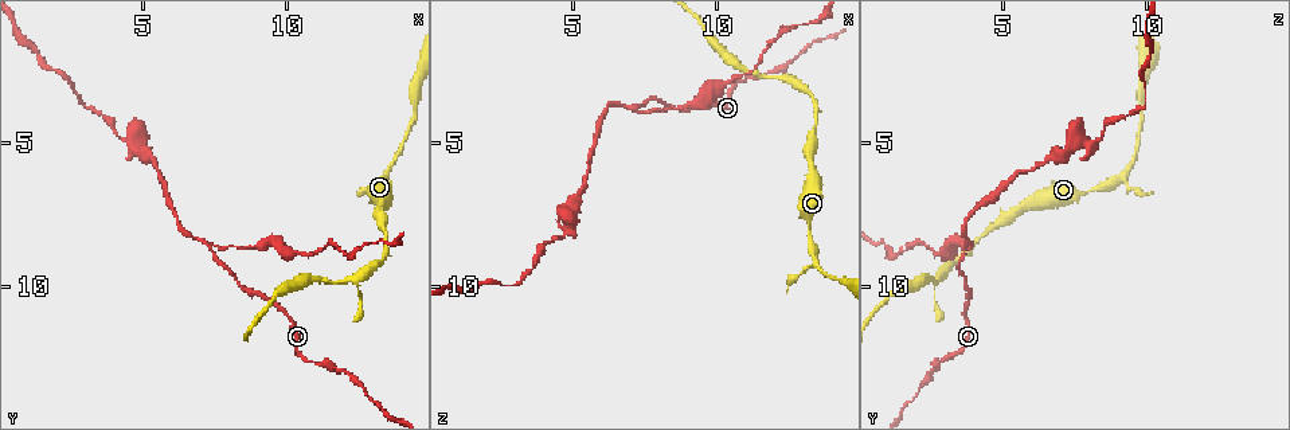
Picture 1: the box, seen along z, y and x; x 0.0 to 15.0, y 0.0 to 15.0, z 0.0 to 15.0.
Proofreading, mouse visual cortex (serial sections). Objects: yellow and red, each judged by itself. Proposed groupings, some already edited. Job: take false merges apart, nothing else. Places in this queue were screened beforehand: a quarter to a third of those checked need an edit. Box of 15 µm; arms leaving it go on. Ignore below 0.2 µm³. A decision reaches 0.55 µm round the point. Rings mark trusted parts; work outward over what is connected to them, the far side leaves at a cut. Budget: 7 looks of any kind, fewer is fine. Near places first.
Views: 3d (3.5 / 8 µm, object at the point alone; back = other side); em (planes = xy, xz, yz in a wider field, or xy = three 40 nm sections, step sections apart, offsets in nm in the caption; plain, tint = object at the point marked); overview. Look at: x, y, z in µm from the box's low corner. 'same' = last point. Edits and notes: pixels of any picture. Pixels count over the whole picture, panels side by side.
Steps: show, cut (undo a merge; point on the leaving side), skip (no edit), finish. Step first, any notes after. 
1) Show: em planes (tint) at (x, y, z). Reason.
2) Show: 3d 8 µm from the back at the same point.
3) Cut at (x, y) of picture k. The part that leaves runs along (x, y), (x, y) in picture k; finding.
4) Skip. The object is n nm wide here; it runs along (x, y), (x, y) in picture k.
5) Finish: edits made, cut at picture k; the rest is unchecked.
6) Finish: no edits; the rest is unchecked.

Show: 3d 3.5 µm at (12.0, 13.1, 2.4). Thin neck.

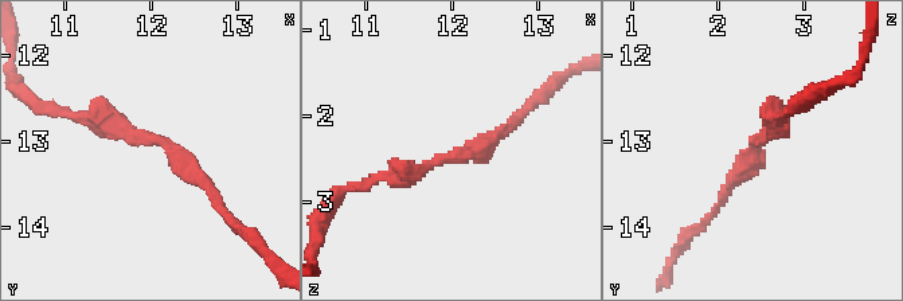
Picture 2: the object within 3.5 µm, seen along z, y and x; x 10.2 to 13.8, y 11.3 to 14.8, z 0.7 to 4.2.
Show: em planes (tint) at (12.05, 13.00, 2.45). The arms are 200, 200 nm wide.

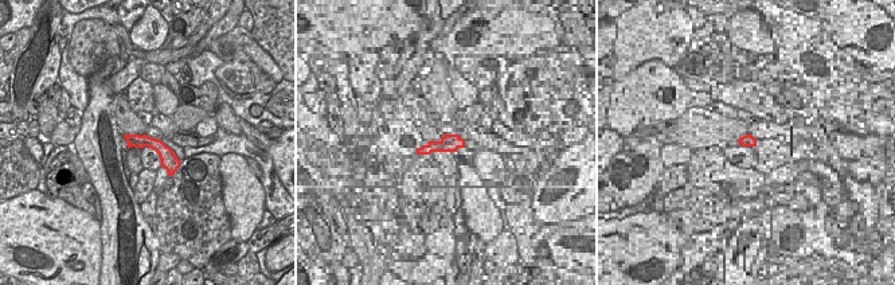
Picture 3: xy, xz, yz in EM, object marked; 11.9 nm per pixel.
Show: em xy step 3 (tint) at the same point.

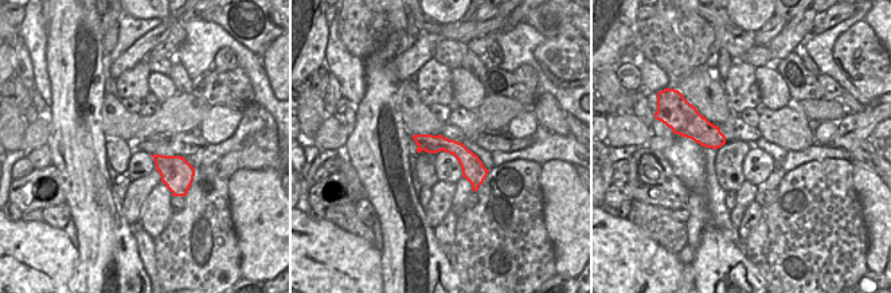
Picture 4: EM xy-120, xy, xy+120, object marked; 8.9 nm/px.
Skip. It runs along (417, 137), (453, 147), (475, 187) in picture 4; continuous, no second cell.

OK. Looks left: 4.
Show: 3d 3.5 µm at (11.5, 9.8, 2.6). Narrows sharply.

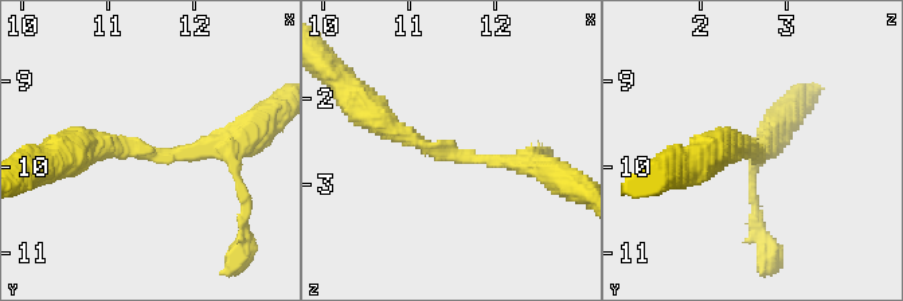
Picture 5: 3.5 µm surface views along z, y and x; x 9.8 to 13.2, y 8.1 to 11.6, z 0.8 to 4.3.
Show: em xy step 1 (tint) at (11.50, 9.80, 2.65). The arms are 250, 250 nm wide; need the tissue.

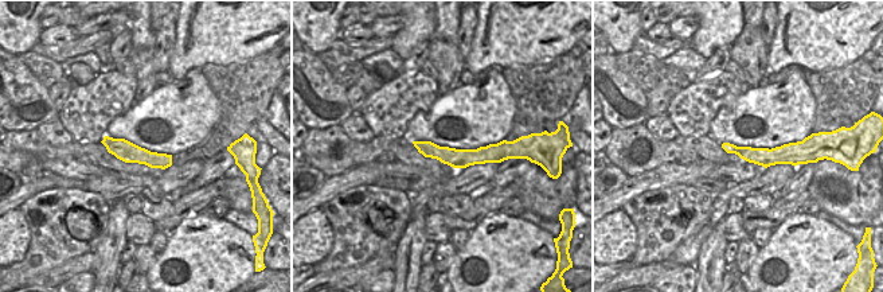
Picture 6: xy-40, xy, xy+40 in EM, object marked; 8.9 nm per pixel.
Skip. It runs along (538, 165), (462, 159), (372, 114) in picture 5; all the same cell.

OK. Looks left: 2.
Finish: no edits; the rest is unchecked.

